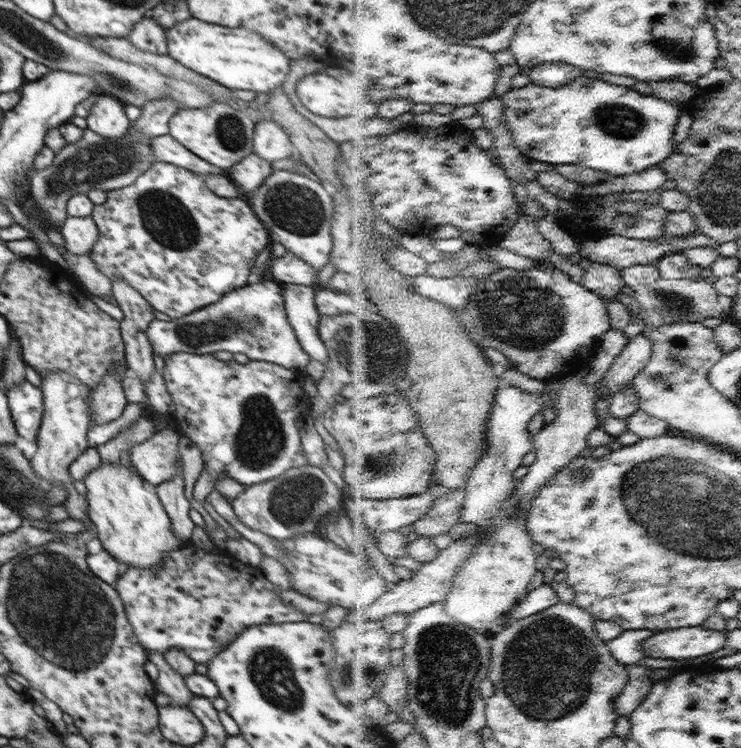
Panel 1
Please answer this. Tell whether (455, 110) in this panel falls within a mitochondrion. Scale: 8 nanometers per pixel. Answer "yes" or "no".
no

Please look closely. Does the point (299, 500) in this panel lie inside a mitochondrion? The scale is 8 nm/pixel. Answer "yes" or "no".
yes

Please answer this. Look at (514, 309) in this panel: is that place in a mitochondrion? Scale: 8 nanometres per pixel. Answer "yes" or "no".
yes

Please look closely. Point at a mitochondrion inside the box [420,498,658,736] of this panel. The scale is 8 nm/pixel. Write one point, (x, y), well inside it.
(546, 667)

